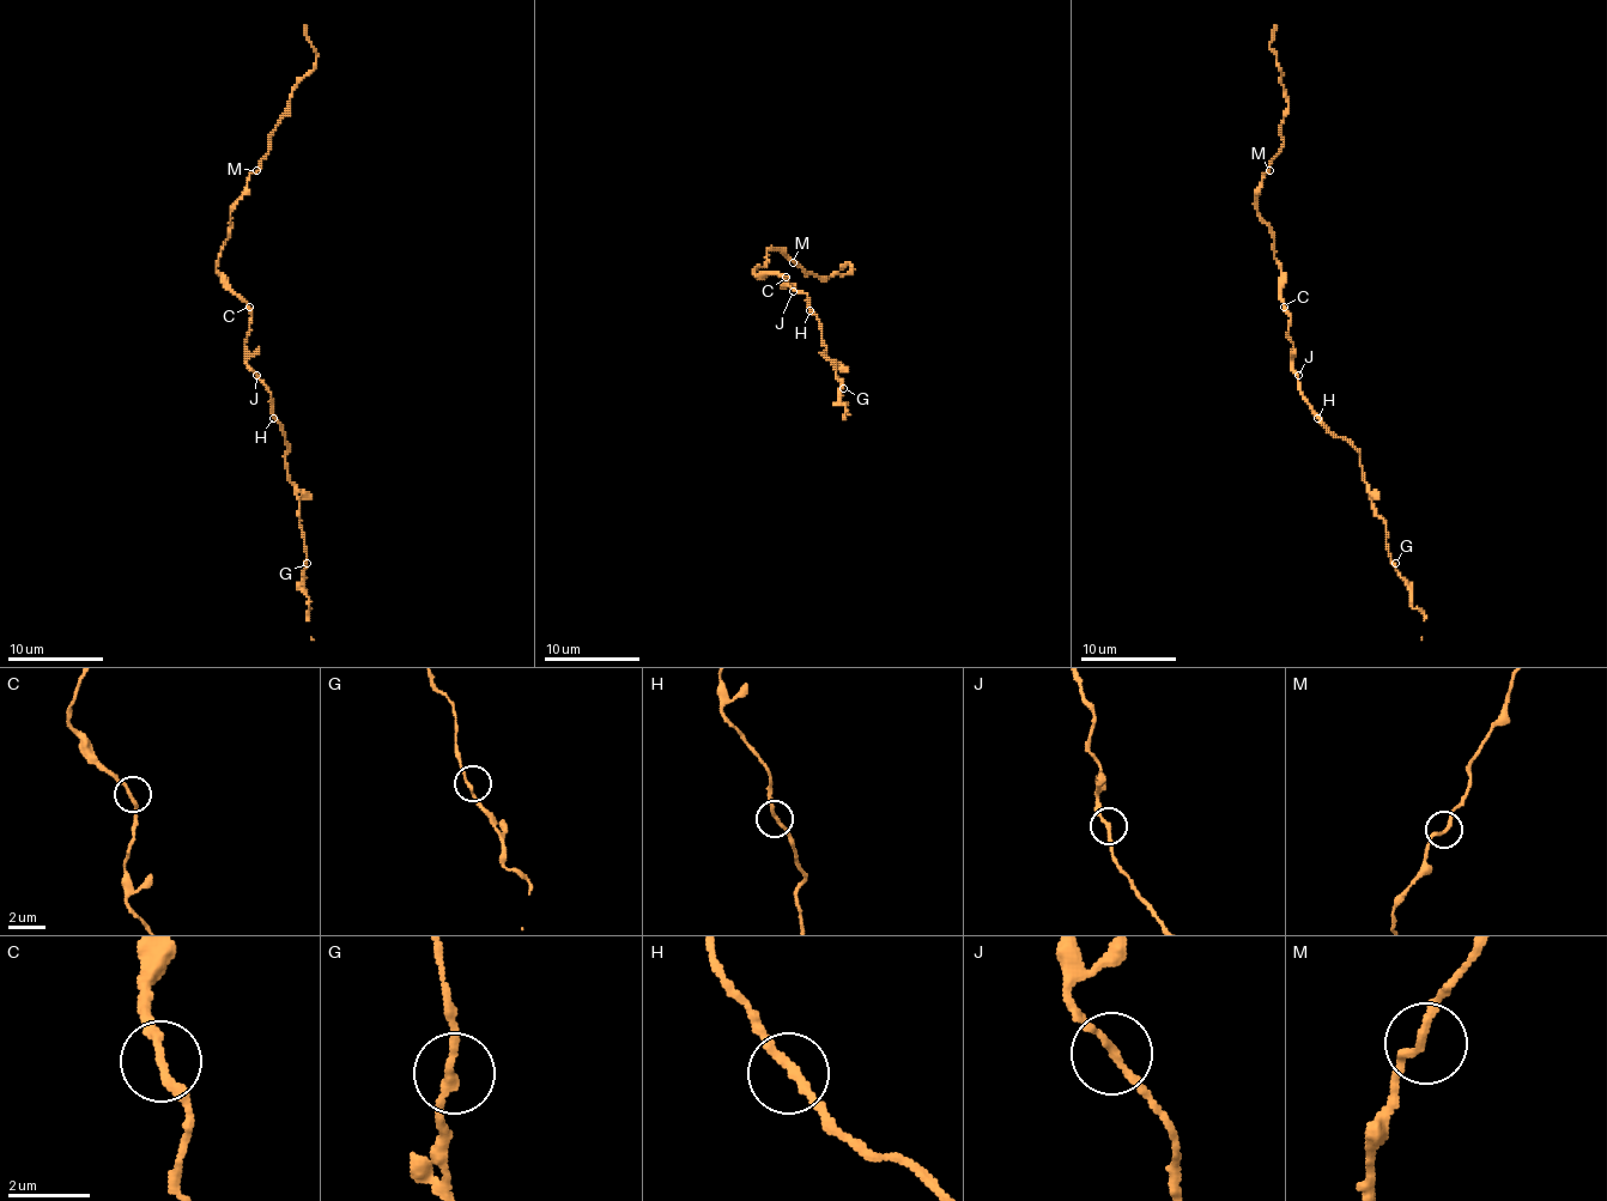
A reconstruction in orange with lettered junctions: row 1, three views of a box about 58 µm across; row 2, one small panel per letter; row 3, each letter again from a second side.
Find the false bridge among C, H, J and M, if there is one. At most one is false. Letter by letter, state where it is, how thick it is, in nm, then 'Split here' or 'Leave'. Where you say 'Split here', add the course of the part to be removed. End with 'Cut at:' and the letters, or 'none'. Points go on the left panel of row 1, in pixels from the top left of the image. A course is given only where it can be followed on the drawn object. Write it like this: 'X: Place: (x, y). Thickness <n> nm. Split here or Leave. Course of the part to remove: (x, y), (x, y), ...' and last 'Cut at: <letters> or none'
C: Place: (249, 307). Thickness 200 nm. Leave
H: Place: (273, 418). Thickness 190 nm. Leave
J: Place: (256, 375). Thickness 180 nm. Leave
M: Place: (256, 170). Thickness 200 nm. Leave
Cut at: none

